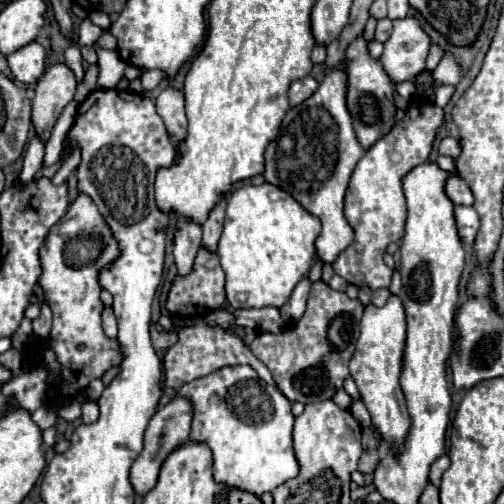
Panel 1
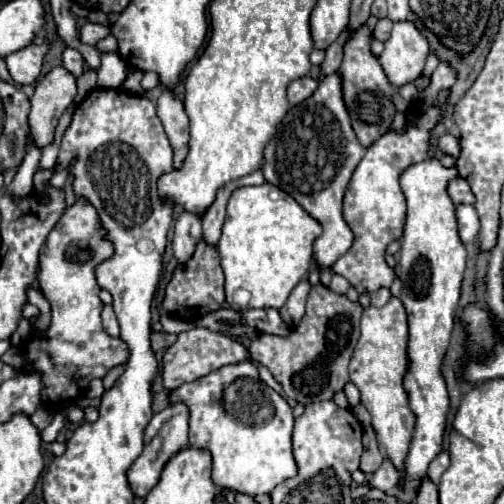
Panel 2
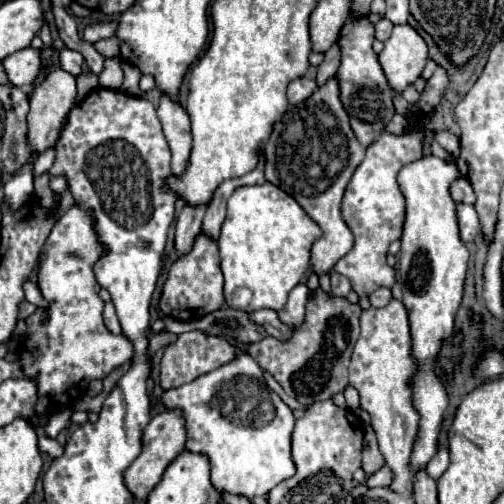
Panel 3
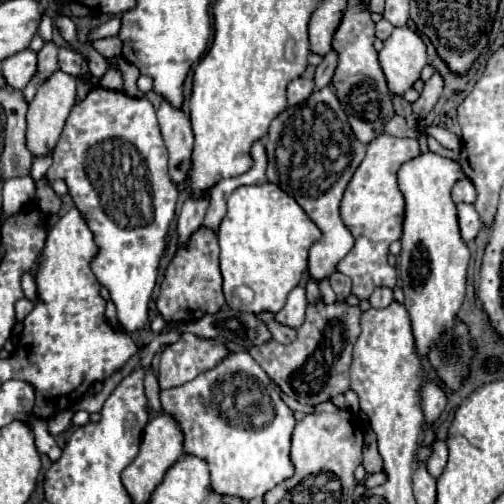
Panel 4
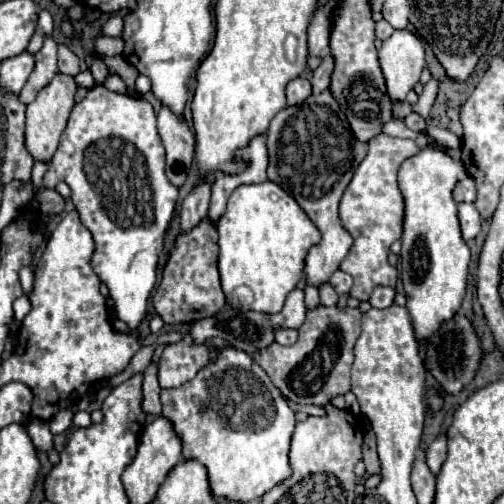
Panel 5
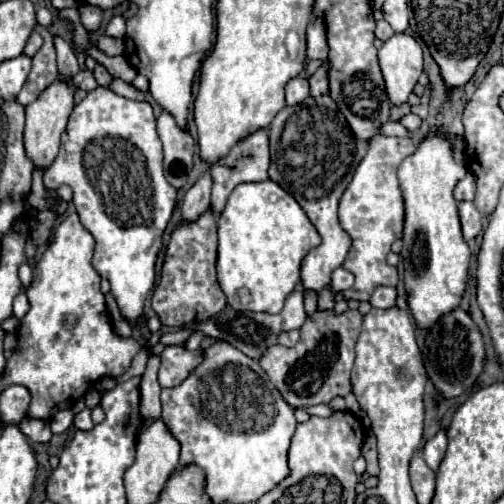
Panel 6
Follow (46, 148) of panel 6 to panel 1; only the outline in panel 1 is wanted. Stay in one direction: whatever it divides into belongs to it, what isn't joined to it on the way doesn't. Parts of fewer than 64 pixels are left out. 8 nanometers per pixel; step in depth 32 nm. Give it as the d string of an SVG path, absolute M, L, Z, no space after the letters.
M54 64L38 80L32 100L32 126L42 142L48 142L52 128L76 94L76 78L66 64Z

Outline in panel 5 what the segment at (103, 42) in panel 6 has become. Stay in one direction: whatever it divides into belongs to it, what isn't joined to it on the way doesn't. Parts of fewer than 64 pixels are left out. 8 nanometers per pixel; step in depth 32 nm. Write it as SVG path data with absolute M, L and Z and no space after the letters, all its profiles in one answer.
M100 36L100 38L96 40L96 46L104 48L104 54L106 54L106 56L116 56L116 54L122 54L124 40L122 40L122 38L108 38L108 36Z

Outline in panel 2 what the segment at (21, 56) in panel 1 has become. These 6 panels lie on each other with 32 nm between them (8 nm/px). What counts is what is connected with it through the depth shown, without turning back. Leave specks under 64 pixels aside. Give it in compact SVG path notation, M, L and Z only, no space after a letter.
M46 37L46 41L40 46L30 44L4 58L14 84L24 86L24 84L34 84L38 80L42 62L44 62L44 54L47 54L49 48L50 40Z

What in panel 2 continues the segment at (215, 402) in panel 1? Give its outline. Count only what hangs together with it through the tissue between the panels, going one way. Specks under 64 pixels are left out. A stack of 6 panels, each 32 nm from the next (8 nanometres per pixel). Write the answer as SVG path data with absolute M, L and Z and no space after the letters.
M252 360L222 366L194 382L182 384L168 394L170 404L182 402L190 412L188 446L208 450L212 456L212 482L220 488L242 492L248 496L268 494L280 482L296 474L296 462L292 456L292 426L294 416L286 400L274 390L268 392L268 404L272 404L272 420L268 424L240 424L236 416L224 412L224 388L236 384L236 380L256 380L260 384L258 368Z

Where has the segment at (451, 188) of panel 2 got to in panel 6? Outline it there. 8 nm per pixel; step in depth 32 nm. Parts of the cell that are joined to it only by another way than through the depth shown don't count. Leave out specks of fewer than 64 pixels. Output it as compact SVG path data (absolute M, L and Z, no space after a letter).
M468 172L454 188L454 198L456 200L474 200L476 194L476 176Z

